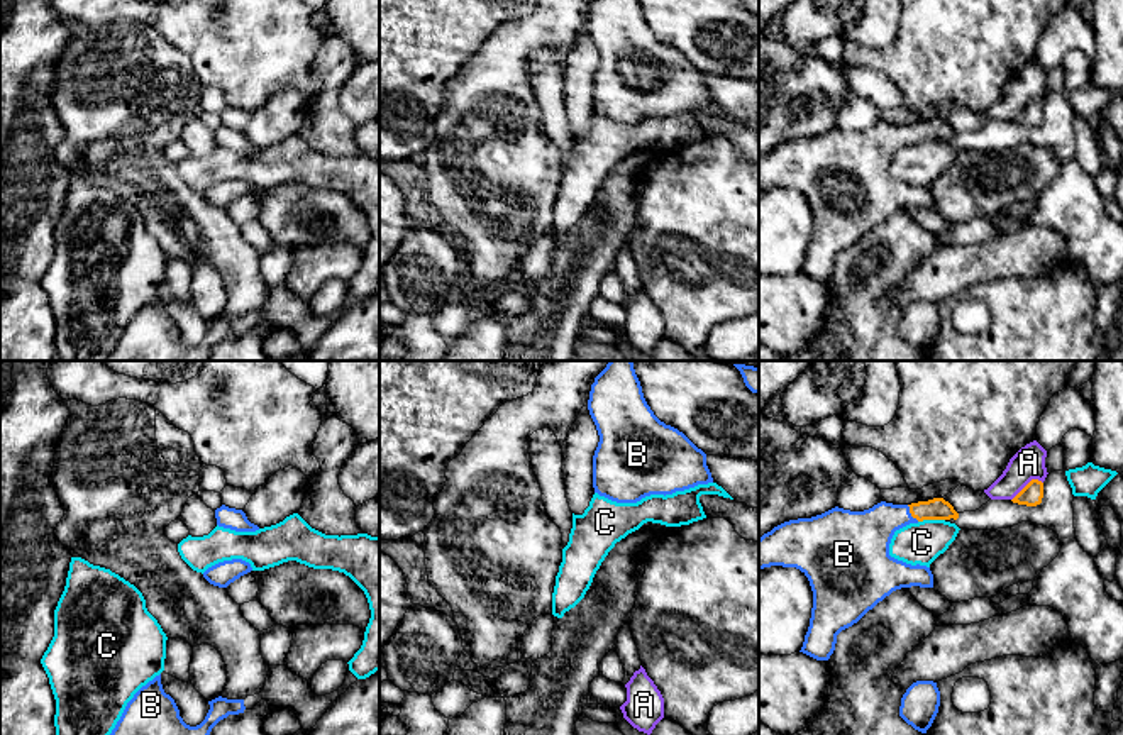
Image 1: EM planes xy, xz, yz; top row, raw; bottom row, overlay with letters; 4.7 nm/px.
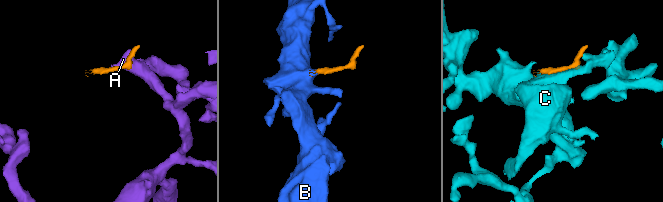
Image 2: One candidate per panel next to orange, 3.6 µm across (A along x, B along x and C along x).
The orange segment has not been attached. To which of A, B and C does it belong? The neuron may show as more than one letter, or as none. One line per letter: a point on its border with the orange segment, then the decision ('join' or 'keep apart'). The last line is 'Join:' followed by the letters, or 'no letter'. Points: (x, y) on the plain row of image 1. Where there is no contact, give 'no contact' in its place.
A: contact yz (1027, 105); keep apart
B: contact yz (910, 132); join
C: contact yz (930, 139); keep apart
Join: B

